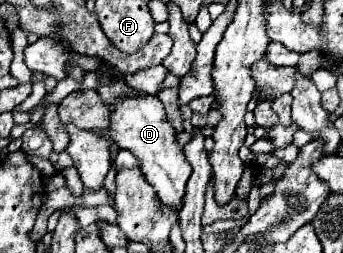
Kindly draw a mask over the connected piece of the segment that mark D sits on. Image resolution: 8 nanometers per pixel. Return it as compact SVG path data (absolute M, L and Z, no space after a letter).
M97 71L97 75L113 79L111 85L103 85L103 87L97 89L99 95L101 95L101 99L105 99L107 103L113 105L111 127L109 127L111 139L121 149L129 149L139 159L141 171L147 177L147 181L155 187L159 199L167 207L173 207L175 211L179 211L181 205L183 205L185 185L187 185L187 181L191 177L191 165L187 163L187 159L183 155L183 145L177 143L177 131L175 131L175 127L165 119L163 103L155 95L119 97L119 95L131 91L131 87L127 87L125 83L121 83L115 77L113 71Z

